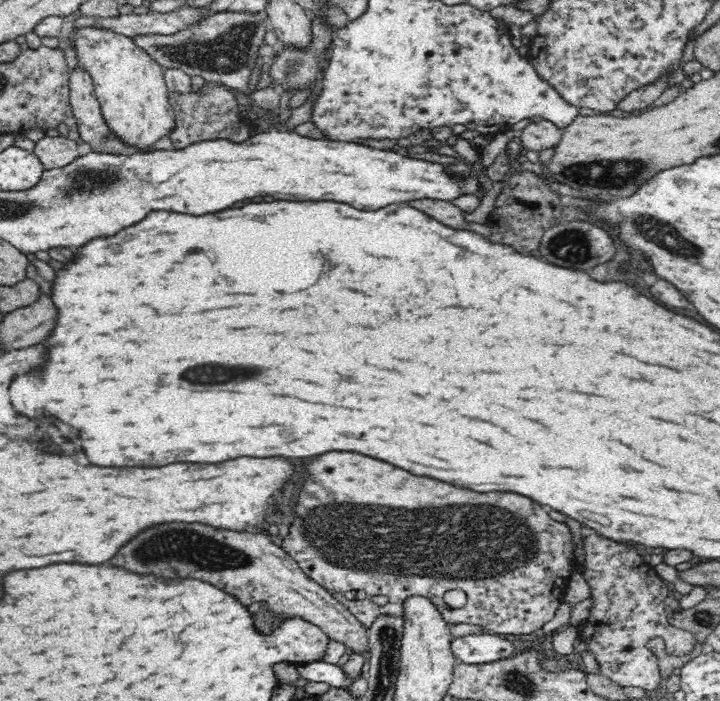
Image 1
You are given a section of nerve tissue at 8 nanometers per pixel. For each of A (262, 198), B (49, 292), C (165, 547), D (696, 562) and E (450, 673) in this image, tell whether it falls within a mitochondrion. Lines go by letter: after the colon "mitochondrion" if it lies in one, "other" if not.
A: other
B: other
C: mitochondrion
D: other
E: other

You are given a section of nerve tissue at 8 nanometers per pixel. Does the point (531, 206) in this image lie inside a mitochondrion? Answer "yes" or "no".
no

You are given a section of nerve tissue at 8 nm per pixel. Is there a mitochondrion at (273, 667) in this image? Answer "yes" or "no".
no

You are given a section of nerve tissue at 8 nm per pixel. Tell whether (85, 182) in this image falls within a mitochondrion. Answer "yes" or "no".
yes

